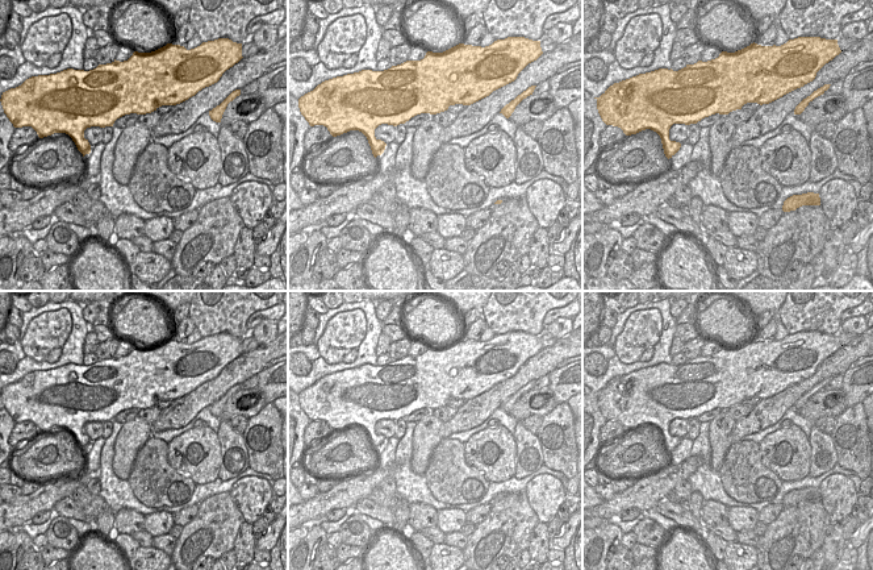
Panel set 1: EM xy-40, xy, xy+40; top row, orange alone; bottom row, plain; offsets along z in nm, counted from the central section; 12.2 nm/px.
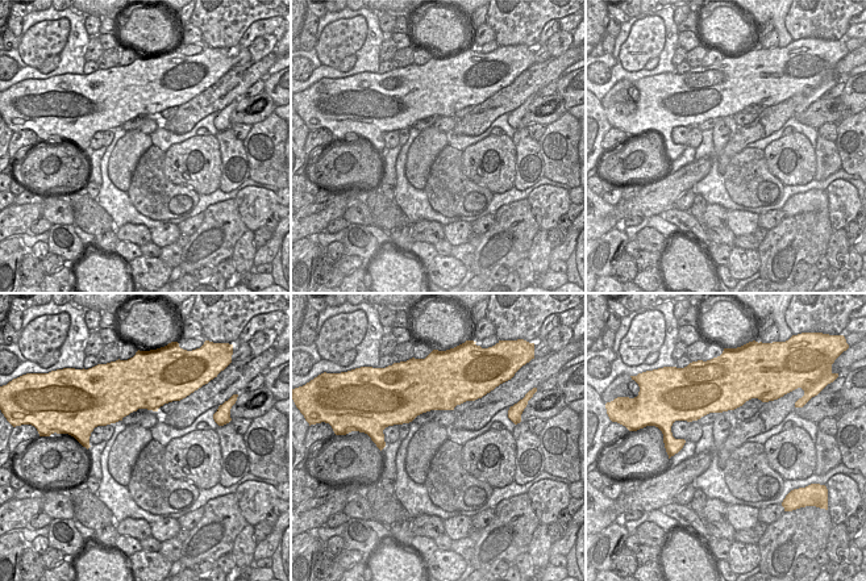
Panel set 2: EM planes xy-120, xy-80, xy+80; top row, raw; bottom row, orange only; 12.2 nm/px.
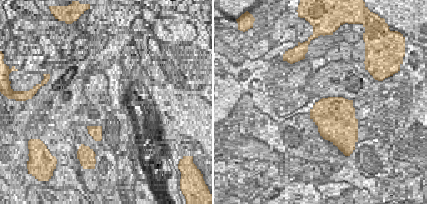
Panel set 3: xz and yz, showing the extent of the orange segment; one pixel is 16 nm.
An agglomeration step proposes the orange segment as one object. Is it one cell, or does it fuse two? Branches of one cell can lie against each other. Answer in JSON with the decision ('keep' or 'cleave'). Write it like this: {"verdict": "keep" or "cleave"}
{"verdict": "keep"}

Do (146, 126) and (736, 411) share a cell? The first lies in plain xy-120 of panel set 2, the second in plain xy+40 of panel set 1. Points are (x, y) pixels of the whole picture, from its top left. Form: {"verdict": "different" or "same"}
{"verdict": "same"}

